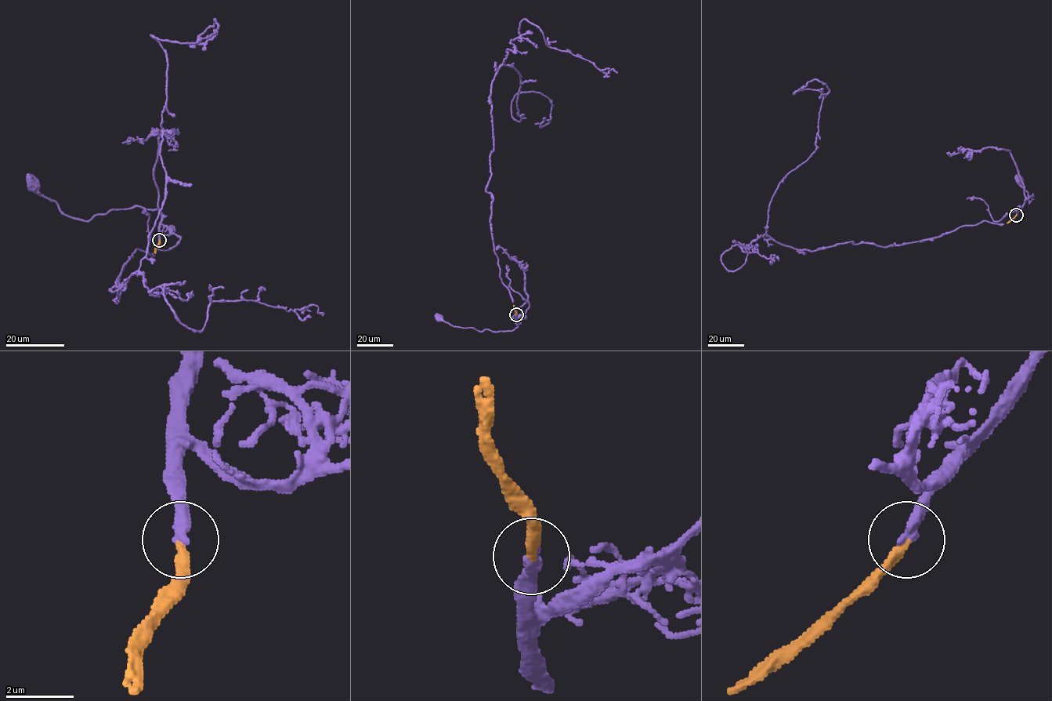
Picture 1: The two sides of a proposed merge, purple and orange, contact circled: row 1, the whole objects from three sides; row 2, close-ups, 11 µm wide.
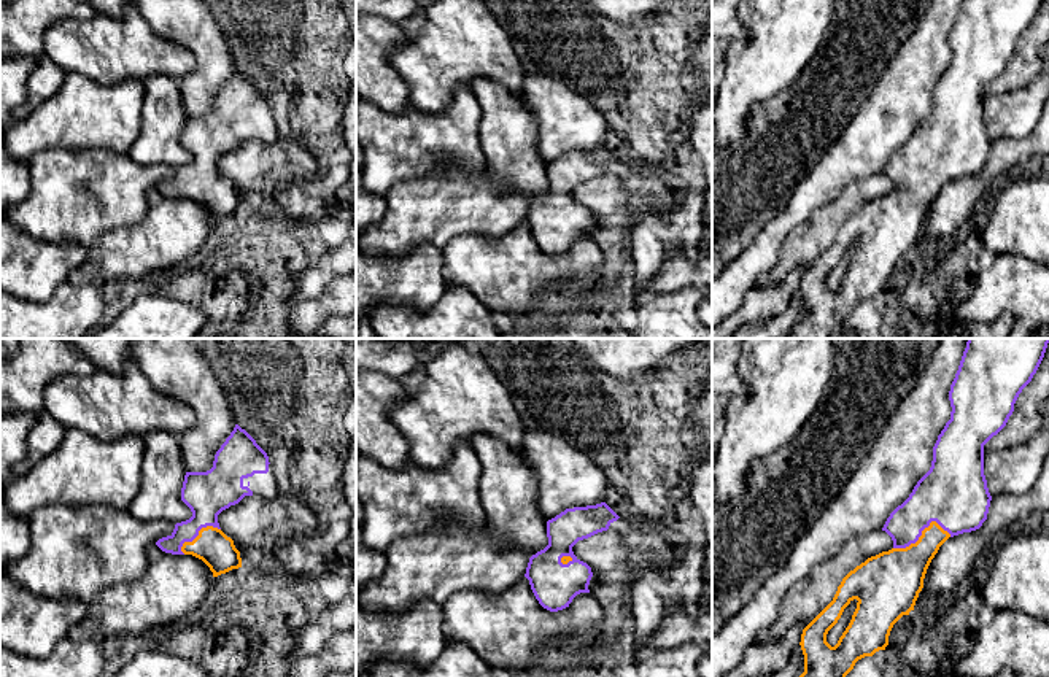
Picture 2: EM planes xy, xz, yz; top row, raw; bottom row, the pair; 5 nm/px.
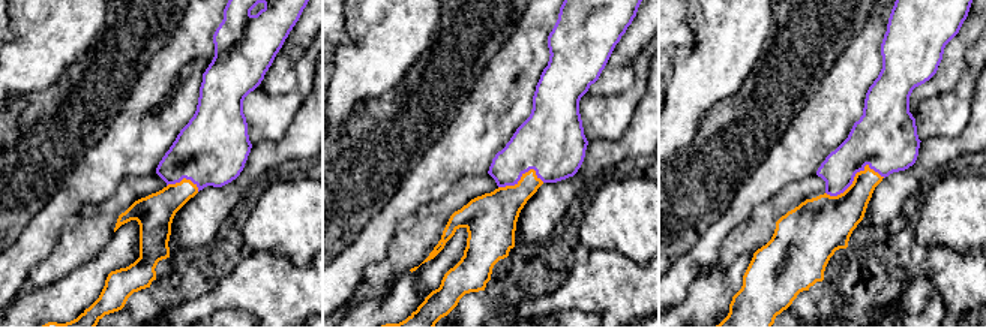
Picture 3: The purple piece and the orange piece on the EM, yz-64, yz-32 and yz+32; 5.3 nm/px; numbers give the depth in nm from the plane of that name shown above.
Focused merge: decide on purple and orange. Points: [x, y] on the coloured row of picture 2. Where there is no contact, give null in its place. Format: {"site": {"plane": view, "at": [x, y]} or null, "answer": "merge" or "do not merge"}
{"site": {"plane": "yz", "at": [921, 533]}, "answer": "merge"}

